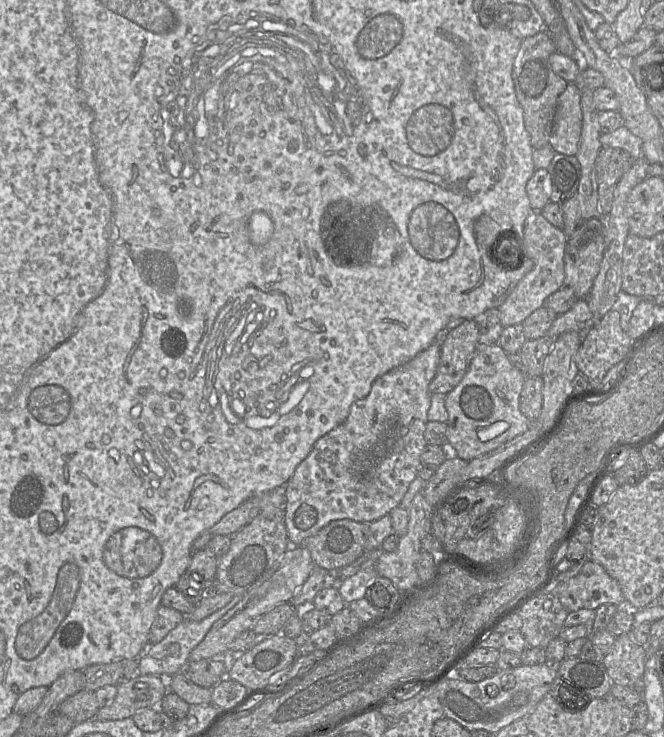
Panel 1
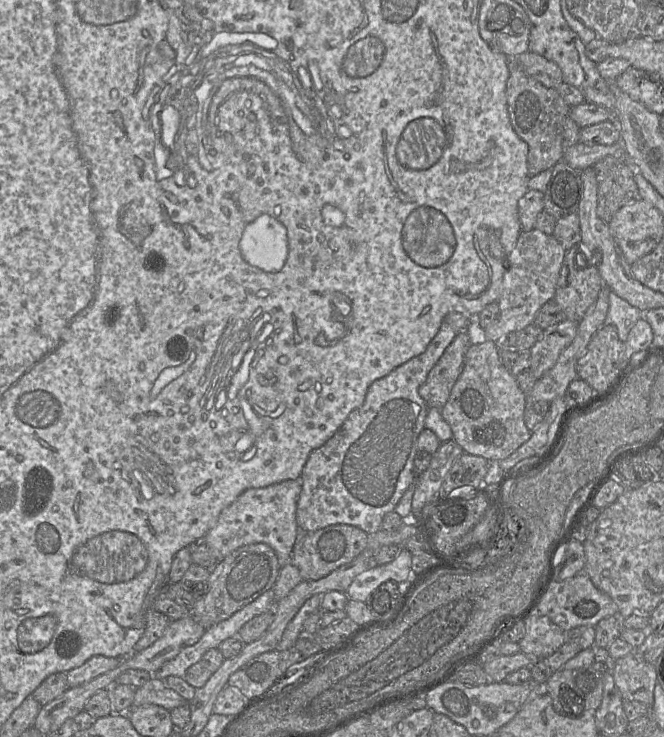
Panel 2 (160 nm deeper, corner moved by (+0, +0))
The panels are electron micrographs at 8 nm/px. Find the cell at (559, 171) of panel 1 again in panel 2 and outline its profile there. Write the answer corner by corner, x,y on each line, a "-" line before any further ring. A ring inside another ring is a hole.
559,161
552,168
552,177
544,193
544,211
556,220
578,213
583,196
582,170

